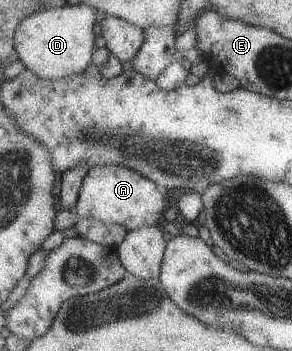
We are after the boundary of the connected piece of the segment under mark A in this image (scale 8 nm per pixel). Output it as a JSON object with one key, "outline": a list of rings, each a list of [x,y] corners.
{"outline":[[[108,164],[92,168],[83,181],[76,205],[82,218],[92,218],[124,226],[128,231],[160,225],[166,209],[165,188],[135,169]]]}

